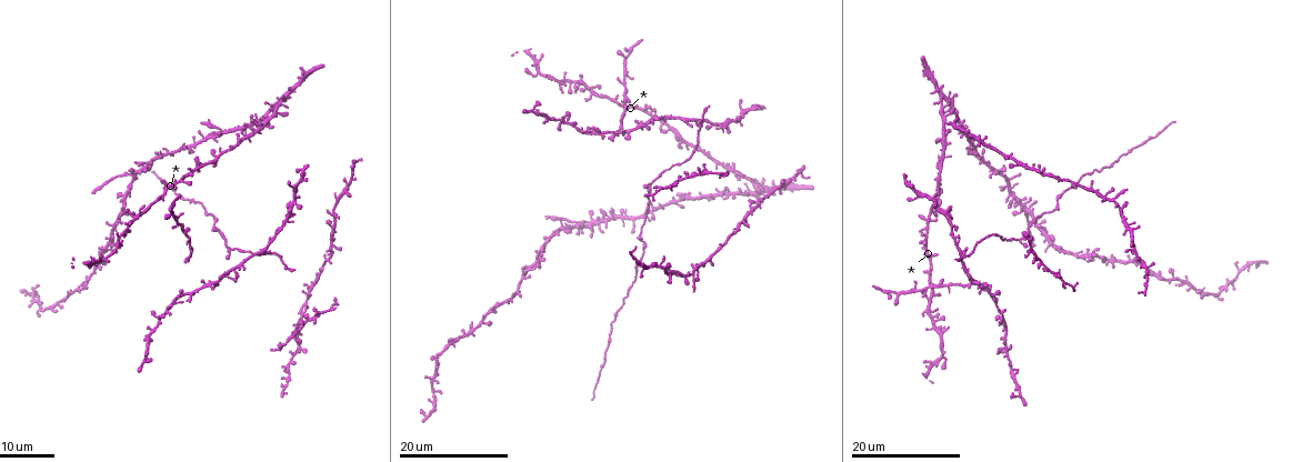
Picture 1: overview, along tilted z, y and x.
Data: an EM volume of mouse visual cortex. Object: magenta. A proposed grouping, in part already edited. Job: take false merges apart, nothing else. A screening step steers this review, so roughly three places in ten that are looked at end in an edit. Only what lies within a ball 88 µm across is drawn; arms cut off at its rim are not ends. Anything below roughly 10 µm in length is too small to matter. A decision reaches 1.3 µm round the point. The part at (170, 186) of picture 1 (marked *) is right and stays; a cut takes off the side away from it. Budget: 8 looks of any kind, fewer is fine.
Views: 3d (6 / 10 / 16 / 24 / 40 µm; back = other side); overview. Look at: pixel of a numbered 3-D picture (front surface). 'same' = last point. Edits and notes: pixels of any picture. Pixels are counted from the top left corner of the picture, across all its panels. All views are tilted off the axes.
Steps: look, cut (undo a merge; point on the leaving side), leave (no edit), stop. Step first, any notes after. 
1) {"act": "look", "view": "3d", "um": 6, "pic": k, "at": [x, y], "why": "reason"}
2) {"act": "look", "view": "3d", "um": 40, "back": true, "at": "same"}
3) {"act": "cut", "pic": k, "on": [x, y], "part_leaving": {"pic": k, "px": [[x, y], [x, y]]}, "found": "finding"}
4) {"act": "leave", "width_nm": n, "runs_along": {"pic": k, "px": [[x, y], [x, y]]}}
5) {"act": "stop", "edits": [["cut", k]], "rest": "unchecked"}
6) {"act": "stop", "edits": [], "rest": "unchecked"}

{"act": "look", "view": "3d", "um": 24, "pic": 1, "at": [207, 285], "why": "four or more arms meet"}

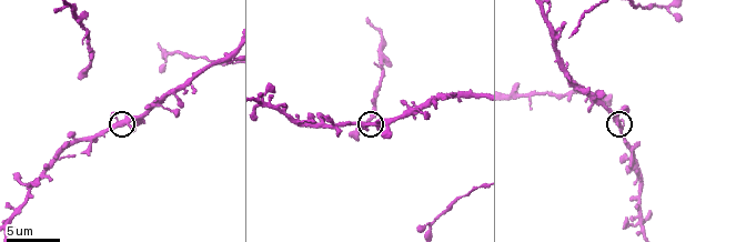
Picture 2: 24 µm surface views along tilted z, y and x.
{"act": "look", "view": "3d", "um": 10, "pic": 2, "at": [120, 123]}

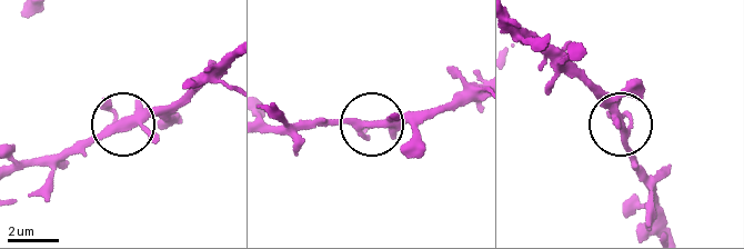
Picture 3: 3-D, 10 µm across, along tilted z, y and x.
{"act": "leave", "arms": 4, "found": "all the same neuron"}

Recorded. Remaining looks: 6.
{"act": "look", "view": "3d", "um": 24, "pic": 1, "at": [1026, 212], "why": "thin arm on a thick one"}

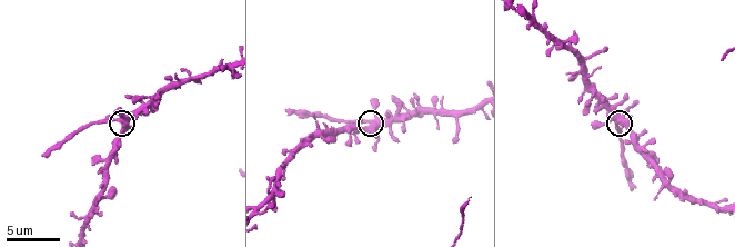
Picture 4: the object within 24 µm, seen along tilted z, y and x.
{"act": "look", "view": "3d", "um": 10, "pic": 4, "at": [121, 124], "why": "closer look"}

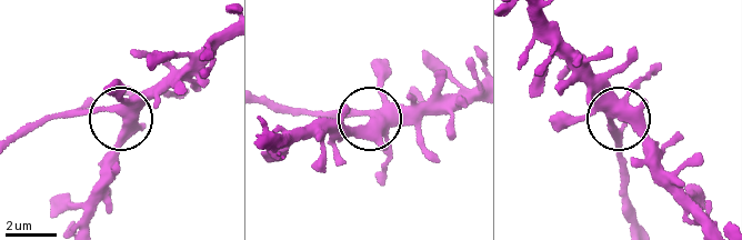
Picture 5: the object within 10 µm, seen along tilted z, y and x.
{"act": "look", "view": "3d", "um": 10, "back": true, "pic": 5, "at": [376, 120]}

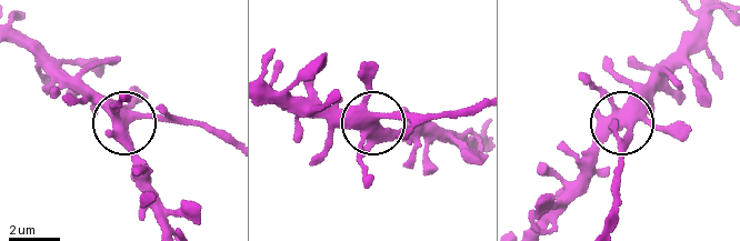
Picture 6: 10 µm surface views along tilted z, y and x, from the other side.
{"act": "leave", "width_nm": 400, "runs_along": {"pic": 6, "px": [[270, 100], [331, 116], [426, 122]]}, "found": "one neuron here"}

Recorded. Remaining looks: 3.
{"act": "look", "view": "3d", "um": 16, "pic": 1, "at": [944, 98], "why": "four arms meet"}

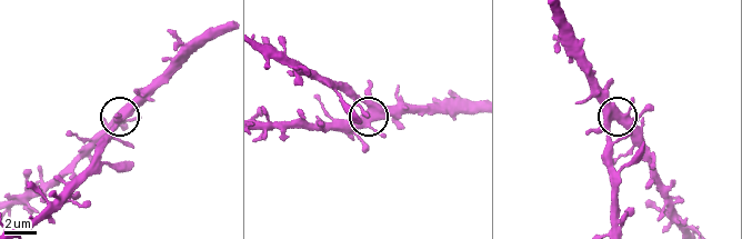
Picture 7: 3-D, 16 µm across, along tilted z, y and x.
{"act": "look", "view": "3d", "um": 6, "pic": 7, "at": [372, 117]}

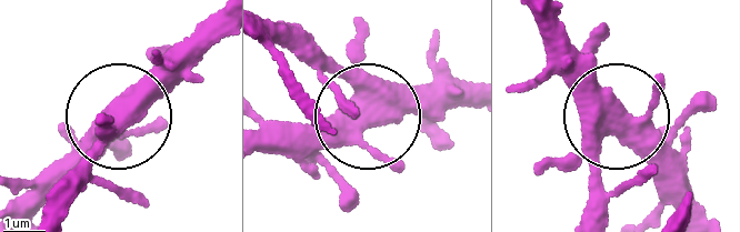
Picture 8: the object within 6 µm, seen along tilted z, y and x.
{"act": "look", "view": "3d", "um": 6, "back": true, "pic": 8, "at": [621, 117]}

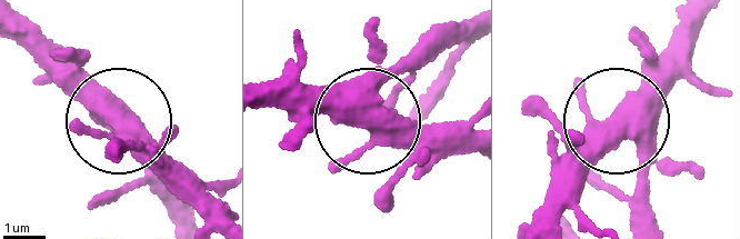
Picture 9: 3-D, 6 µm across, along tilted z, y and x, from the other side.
{"act": "leave", "width_nm": 460, "runs_along": {"pic": 9, "px": [[643, 219], [644, 170], [619, 116], [688, 47]]}, "found": "one neuron here"}

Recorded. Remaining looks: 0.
{"act": "stop", "edits": [], "rest": "unchecked"}

